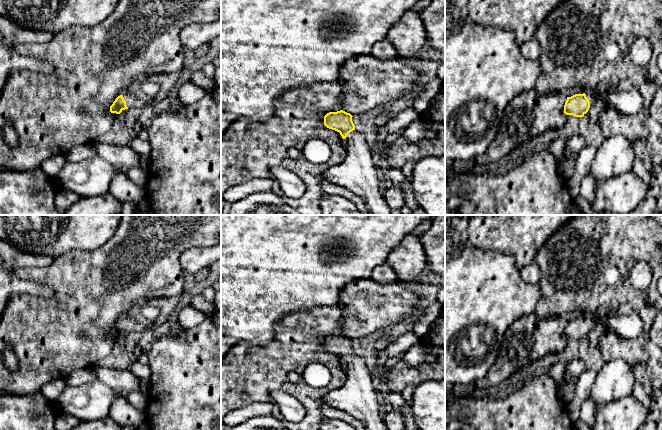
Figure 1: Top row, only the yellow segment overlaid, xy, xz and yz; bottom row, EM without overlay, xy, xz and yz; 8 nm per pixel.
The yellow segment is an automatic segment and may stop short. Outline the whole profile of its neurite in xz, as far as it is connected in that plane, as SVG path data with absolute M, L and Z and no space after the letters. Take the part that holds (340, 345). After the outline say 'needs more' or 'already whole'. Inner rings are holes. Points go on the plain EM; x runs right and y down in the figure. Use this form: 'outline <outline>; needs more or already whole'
outline M343 334L324 340L324 349L339 356L345 364L347 379L342 387L327 393L323 400L360 420L366 430L388 430L379 415L377 394L364 356L355 353L352 341Z; needs more

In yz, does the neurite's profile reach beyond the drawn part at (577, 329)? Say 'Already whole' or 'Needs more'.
Needs more

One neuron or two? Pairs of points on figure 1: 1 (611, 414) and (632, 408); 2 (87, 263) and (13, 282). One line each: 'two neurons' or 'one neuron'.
1: one neuron
2: two neurons

